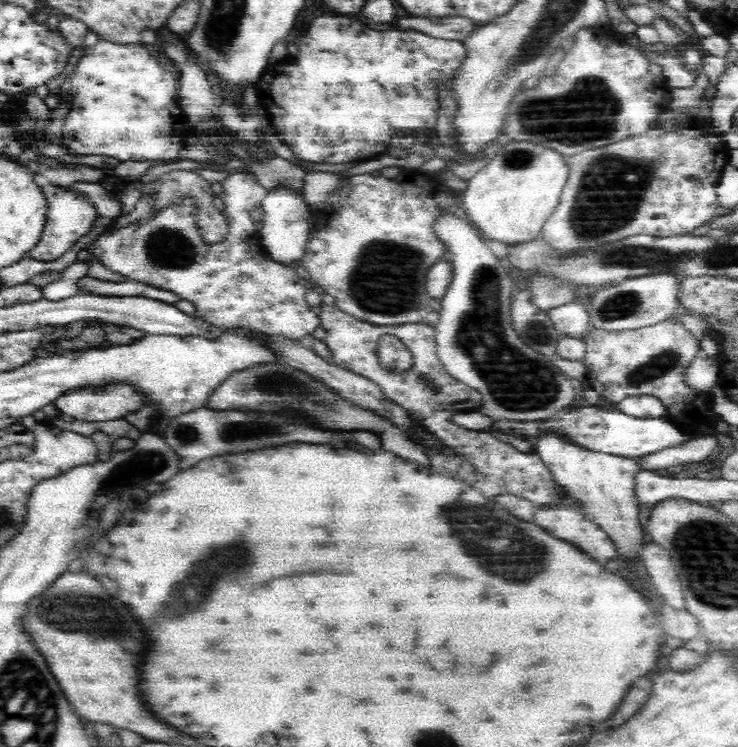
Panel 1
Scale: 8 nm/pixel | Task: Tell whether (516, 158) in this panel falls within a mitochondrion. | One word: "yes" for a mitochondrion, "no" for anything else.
yes

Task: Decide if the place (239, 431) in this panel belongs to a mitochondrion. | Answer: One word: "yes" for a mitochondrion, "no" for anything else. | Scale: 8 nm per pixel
yes

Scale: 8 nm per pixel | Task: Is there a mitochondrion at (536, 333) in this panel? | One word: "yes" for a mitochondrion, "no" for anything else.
yes

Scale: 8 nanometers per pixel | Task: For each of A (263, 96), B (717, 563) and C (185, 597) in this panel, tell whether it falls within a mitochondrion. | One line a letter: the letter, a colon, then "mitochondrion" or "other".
A: other
B: mitochondrion
C: mitochondrion

